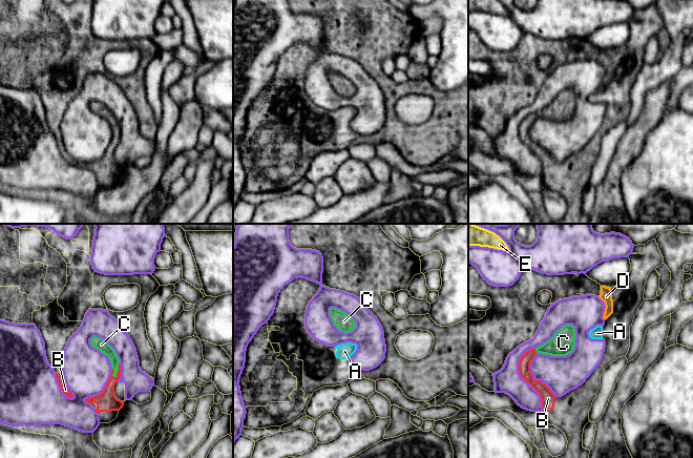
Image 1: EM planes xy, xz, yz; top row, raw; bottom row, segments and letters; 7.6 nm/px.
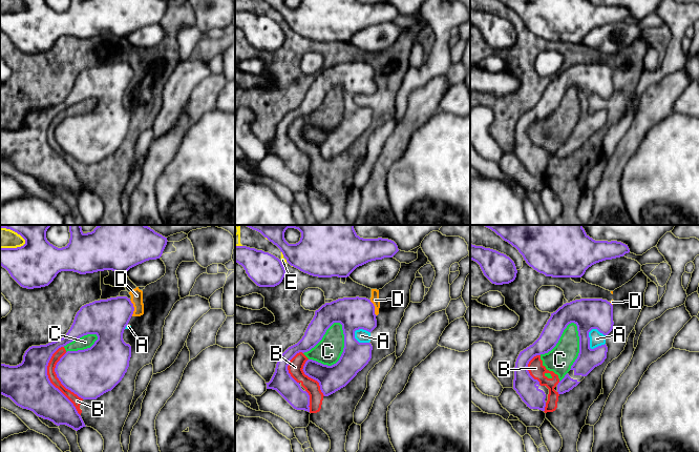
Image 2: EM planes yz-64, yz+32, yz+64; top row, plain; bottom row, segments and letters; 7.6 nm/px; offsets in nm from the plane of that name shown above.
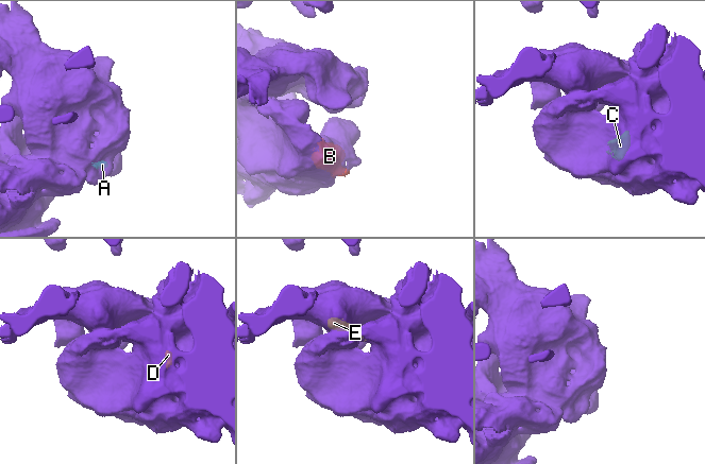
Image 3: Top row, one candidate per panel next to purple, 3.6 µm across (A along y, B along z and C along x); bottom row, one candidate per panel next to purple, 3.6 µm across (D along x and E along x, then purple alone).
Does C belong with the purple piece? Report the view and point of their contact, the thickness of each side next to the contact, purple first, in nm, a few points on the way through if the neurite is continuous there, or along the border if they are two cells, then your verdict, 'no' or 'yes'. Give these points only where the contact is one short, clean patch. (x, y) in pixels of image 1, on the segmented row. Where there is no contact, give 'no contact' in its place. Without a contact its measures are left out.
yz (566, 355) | 280/180 nm | no

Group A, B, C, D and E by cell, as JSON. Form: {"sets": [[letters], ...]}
{"sets": [["A", "B", "C", "D", "E"]]}

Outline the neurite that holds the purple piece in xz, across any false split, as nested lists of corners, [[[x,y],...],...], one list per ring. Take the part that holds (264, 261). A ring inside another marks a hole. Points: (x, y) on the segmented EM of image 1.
[[[237,224],[236,227],[233,246],[233,443],[242,435],[247,414],[239,387],[247,347],[259,328],[273,315],[280,290],[294,278],[307,278],[321,286],[309,301],[304,314],[304,328],[315,340],[328,347],[356,344],[357,350],[349,360],[359,370],[373,370],[385,358],[384,331],[377,317],[356,295],[322,285],[322,254],[312,249],[294,248],[289,241],[289,229],[292,226],[293,224]],[[331,308],[349,314],[355,320],[356,328],[349,333],[339,331],[331,318]]]

